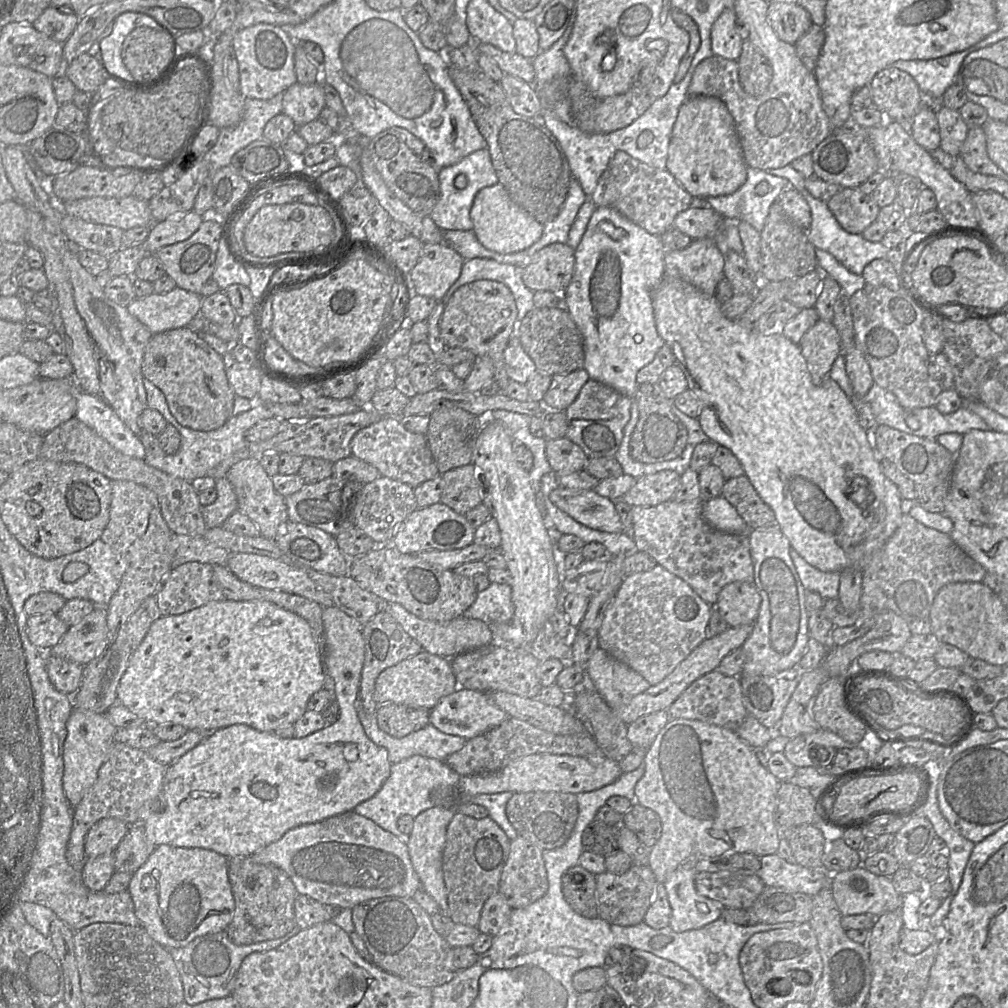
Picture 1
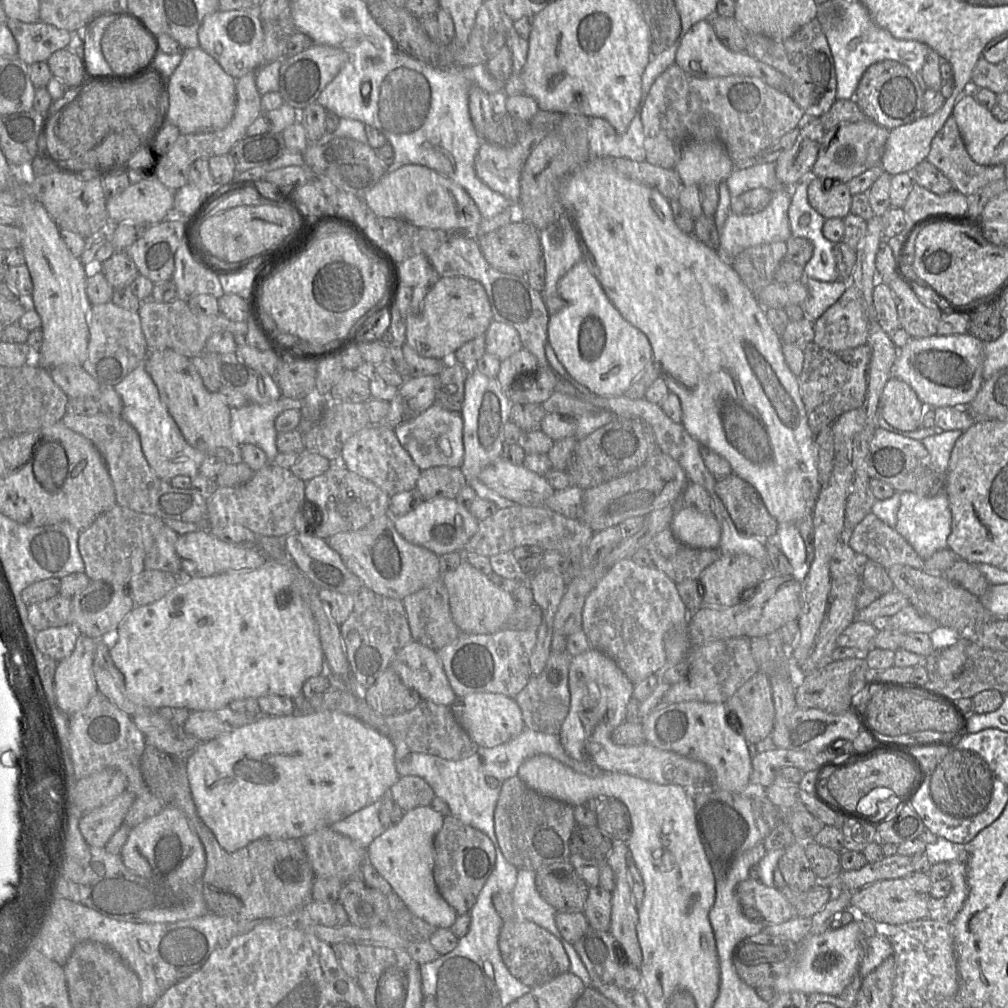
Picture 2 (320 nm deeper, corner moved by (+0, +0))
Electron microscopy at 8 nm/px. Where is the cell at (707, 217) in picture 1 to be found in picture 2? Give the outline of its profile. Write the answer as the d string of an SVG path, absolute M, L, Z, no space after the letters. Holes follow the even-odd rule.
M591 157L584 165L561 181L559 195L565 211L576 229L582 259L622 316L648 337L653 351L653 361L659 367L660 376L664 379L668 389L680 399L681 422L687 432L701 445L706 445L722 455L730 463L732 472L749 482L758 491L768 512L778 523L795 524L802 517L810 513L813 514L822 485L818 477L818 450L808 424L798 379L785 361L781 336L769 323L766 309L741 280L732 268L730 261L721 256L718 251L697 240L692 234L682 232L674 221L670 200L656 189L649 188L619 173L611 164L610 159Z

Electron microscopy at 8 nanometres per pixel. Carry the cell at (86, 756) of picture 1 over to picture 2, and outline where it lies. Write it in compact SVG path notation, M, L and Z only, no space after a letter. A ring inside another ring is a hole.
M79 634L71 655L57 664L55 695L59 708L71 716L87 706L97 694L93 671L97 640Z

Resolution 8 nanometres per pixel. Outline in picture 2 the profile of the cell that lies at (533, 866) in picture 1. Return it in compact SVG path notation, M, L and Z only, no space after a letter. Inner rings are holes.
M511 892L494 893L492 904L503 921L498 947L502 961L511 975L521 983L534 987L569 970L570 961L561 942L541 926L516 916Z

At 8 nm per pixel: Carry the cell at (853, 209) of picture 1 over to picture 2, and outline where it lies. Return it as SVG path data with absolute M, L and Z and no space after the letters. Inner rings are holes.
M809 176L807 198L811 207L825 219L844 219L851 213L852 194L847 183L834 180L830 188L824 187L824 179Z

